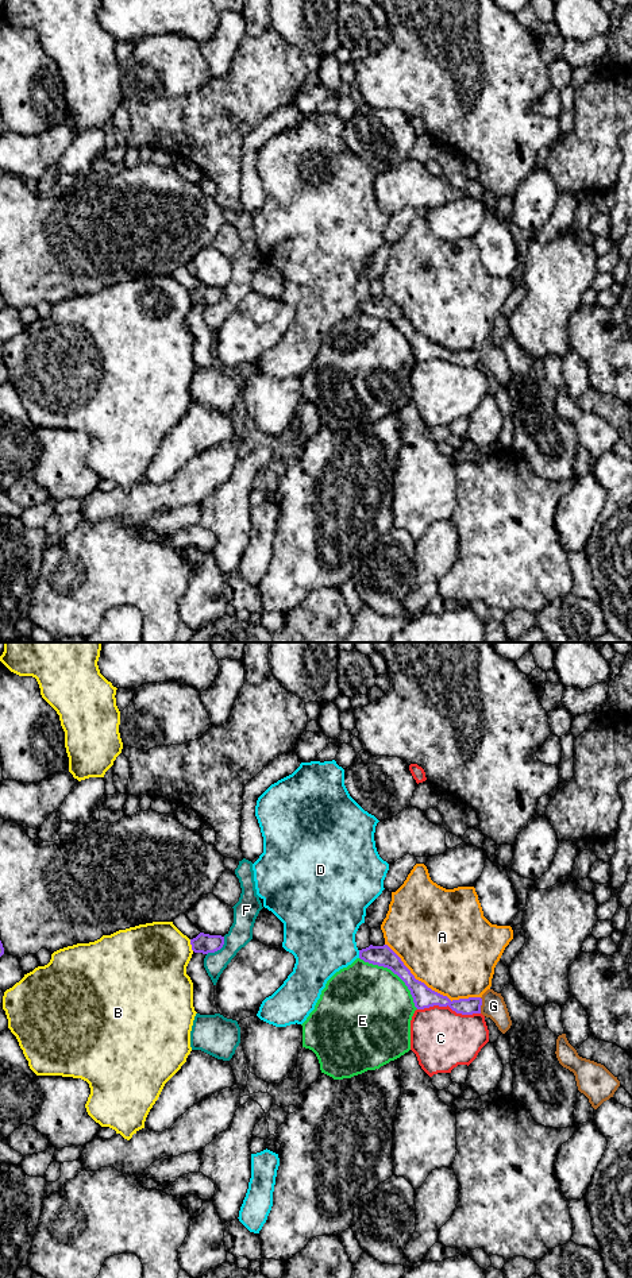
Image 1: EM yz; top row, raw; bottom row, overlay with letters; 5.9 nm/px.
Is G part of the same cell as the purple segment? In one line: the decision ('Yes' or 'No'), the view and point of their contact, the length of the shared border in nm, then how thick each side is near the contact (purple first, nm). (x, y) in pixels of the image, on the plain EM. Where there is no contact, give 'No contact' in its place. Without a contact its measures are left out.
Yes. Touches purple at yz (481, 356). Shared border 100 nm. Thickness 100 nm (purple) against 140 nm

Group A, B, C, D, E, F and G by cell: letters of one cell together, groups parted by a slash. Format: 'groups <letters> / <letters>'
groups A / B / C / D / E / F / G

